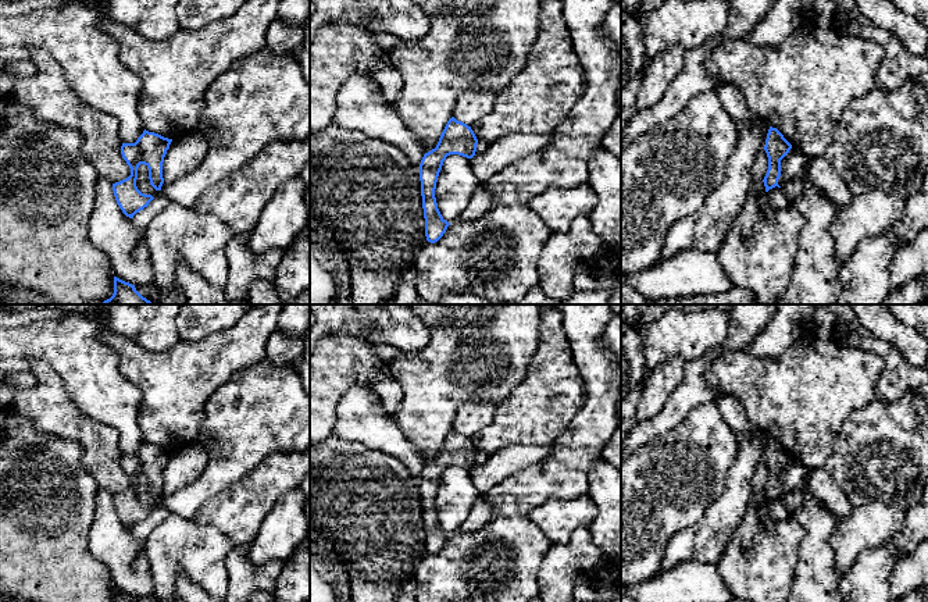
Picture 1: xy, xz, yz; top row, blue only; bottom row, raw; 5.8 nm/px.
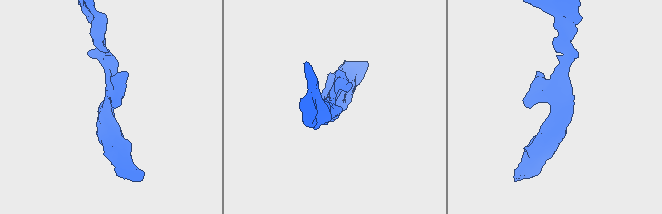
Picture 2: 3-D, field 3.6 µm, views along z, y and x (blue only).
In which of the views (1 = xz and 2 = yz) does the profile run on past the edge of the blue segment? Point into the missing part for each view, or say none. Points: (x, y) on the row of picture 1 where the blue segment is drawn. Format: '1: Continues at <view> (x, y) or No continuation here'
1: No continuation here
2: No continuation here

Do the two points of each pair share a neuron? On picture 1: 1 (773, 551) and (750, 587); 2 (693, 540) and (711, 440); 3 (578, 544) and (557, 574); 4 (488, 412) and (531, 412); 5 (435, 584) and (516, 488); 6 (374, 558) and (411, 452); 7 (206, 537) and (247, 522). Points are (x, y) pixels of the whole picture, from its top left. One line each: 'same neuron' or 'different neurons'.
1: same neuron
2: different neurons
3: same neuron
4: different neurons
5: different neurons
6: different neurons
7: different neurons

